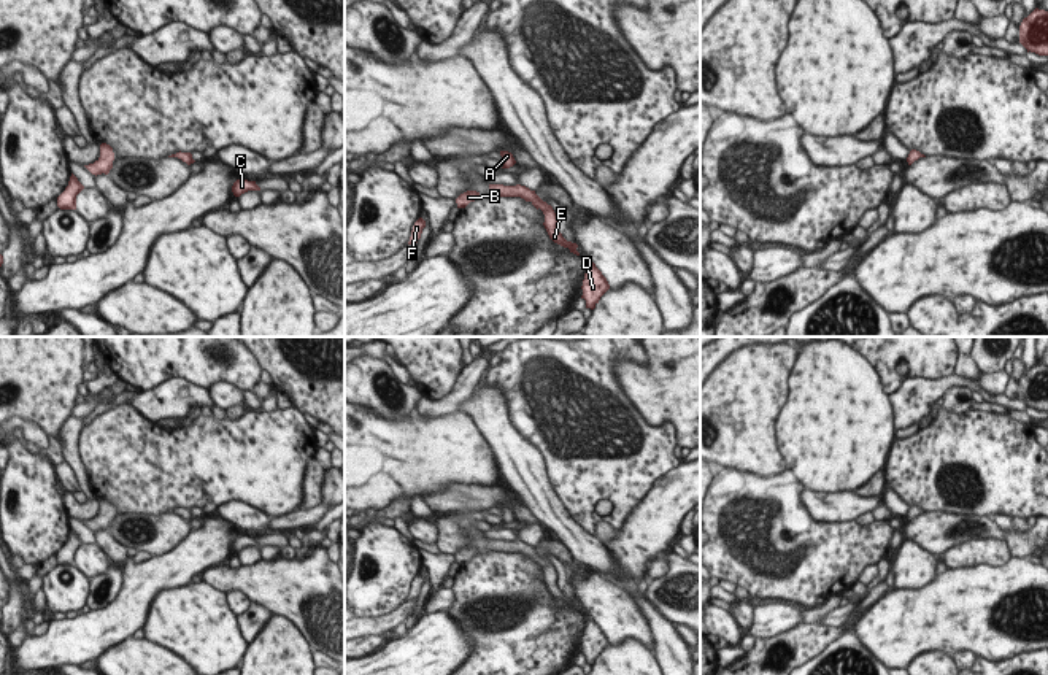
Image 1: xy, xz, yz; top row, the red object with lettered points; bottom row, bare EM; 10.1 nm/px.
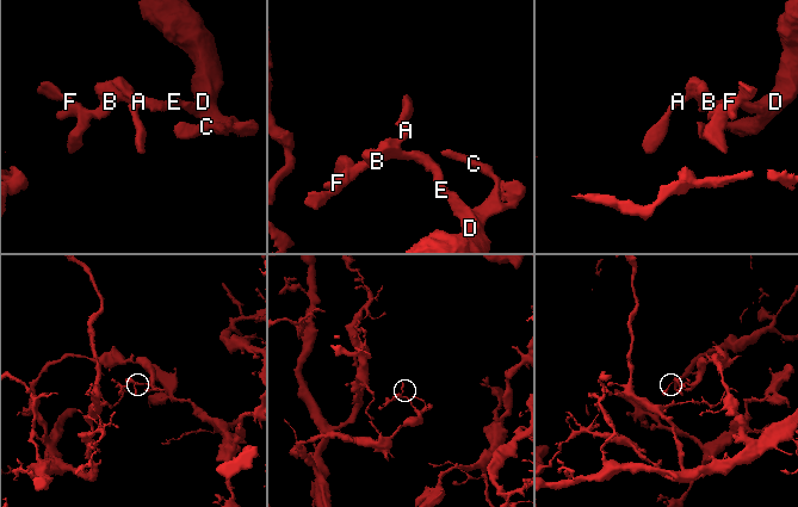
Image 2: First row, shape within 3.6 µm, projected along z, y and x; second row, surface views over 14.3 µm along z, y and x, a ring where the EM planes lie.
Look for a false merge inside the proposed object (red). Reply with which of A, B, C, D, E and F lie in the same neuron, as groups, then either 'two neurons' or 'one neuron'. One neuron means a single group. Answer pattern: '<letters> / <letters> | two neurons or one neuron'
A B C D E F | one neuron

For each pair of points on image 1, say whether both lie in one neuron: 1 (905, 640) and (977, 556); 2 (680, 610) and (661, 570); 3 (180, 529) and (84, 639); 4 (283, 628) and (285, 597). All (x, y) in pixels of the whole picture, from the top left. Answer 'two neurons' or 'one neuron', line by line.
1: two neurons
2: two neurons
3: two neurons
4: two neurons

